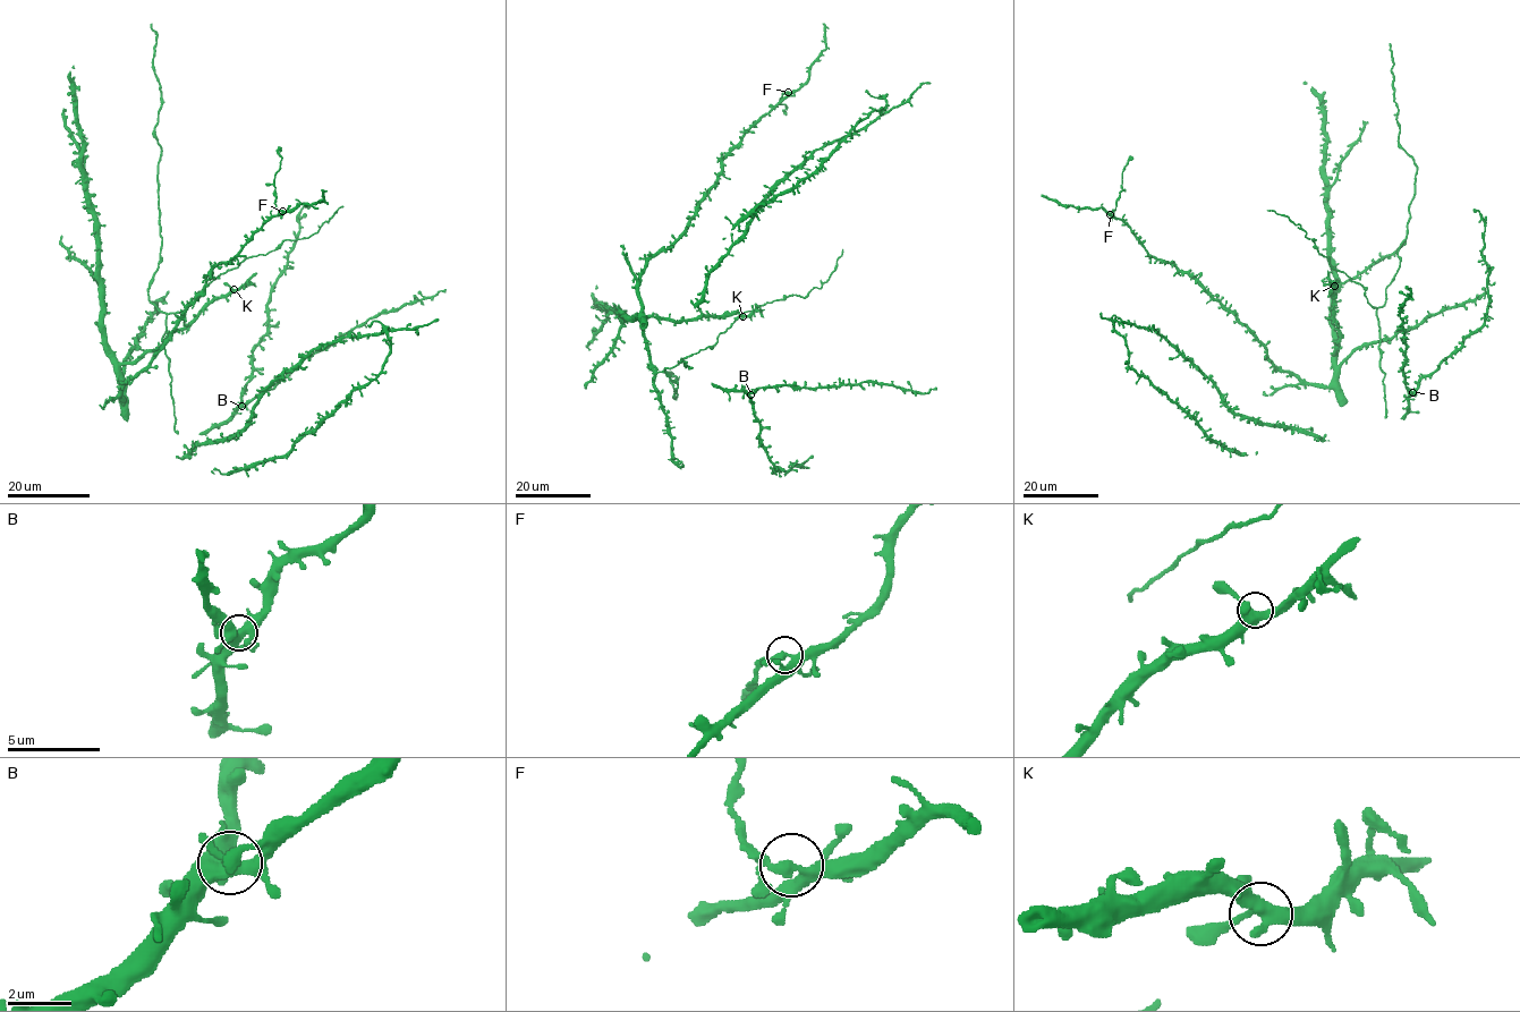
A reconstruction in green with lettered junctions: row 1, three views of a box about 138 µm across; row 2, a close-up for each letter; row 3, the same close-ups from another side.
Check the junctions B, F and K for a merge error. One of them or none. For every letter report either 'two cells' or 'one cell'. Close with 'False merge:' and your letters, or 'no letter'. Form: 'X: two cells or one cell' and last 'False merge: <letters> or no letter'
B: one cell
F: two cells
K: one cell
False merge: F

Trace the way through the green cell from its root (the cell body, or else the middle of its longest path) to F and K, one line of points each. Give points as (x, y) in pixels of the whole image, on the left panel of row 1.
F: (120, 385), (121, 398), (119, 389), (149, 364), (211, 271), (228, 262), (282, 210)
K: (120, 385), (122, 364), (135, 363), (146, 353), (153, 351), (209, 304), (223, 298), (234, 289)

